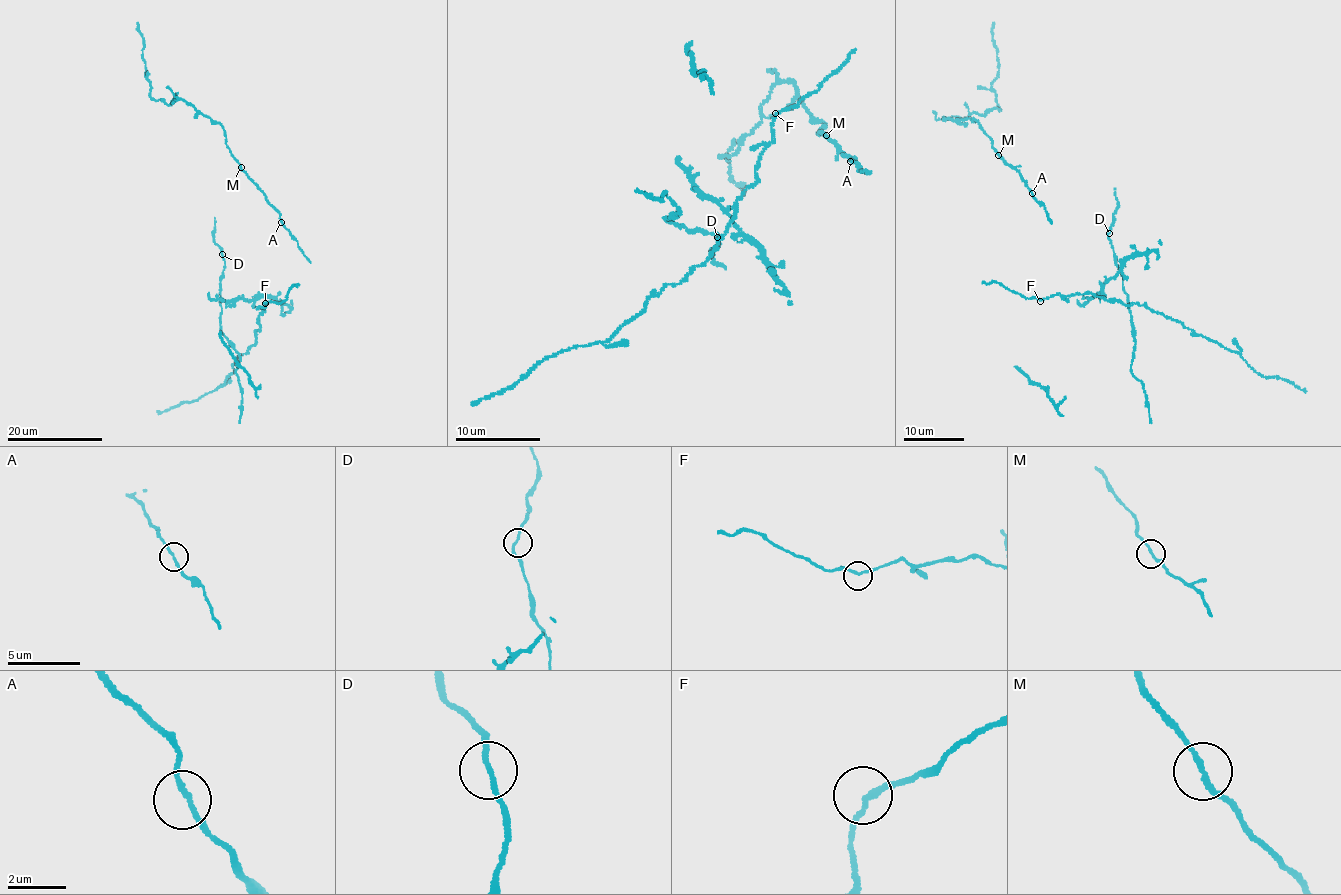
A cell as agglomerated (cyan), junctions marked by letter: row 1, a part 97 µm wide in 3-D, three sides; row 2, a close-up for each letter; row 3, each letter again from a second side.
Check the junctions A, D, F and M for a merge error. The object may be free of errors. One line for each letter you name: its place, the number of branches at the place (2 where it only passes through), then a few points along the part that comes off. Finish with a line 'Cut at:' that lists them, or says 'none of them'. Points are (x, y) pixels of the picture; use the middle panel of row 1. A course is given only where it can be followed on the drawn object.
M: (826, 135) | 2 | (826, 135), (795, 85), (776, 83), (759, 124), (720, 155), (742, 195)
Cut at: M

